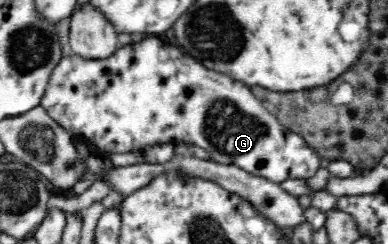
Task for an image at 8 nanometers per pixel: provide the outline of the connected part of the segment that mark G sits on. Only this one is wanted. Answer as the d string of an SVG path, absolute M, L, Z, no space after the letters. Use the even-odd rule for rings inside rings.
M148 35L140 42L131 42L128 45L124 45L108 59L86 59L74 53L70 53L69 56L63 56L50 75L46 93L44 93L44 98L41 100L41 106L46 109L50 117L54 118L58 124L66 128L74 137L96 144L101 151L104 151L105 155L112 152L142 152L146 146L186 141L205 149L209 153L210 159L214 162L237 165L252 174L266 177L266 179L276 183L287 179L310 179L310 177L314 177L314 174L322 165L322 157L310 144L306 143L303 136L298 134L298 132L290 131L284 124L280 123L276 116L268 113L262 103L248 91L248 87L244 87L240 81L230 79L230 76L225 73L208 69L196 63L189 55L185 55L180 48L164 42L158 35Z

